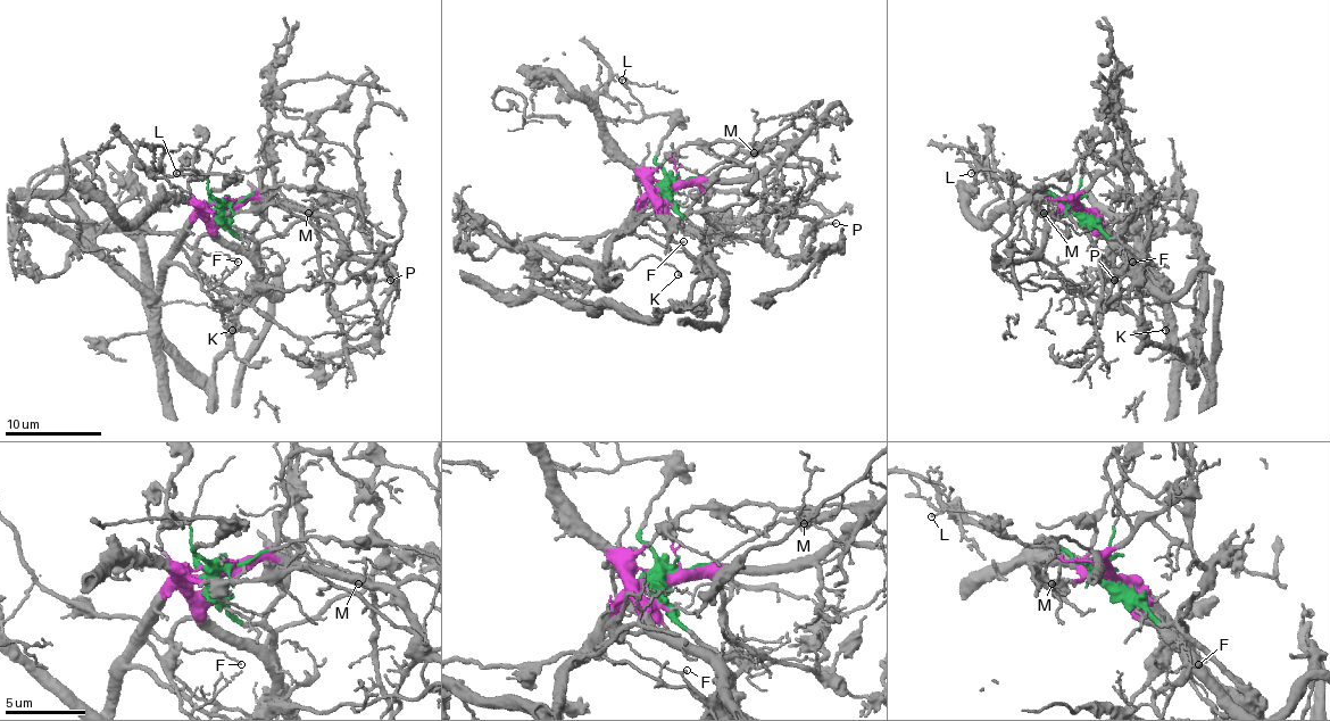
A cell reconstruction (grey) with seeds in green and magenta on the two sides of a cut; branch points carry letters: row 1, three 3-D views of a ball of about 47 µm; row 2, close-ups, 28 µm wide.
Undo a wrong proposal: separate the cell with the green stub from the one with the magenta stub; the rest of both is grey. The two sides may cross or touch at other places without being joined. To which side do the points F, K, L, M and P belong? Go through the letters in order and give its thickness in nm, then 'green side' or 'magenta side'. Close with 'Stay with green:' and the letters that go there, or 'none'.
F: calibre 80 nm; magenta side
K: calibre 130 nm; magenta side
L: calibre 120 nm; green side
M: calibre 80 nm; magenta side
P: calibre 140 nm; magenta side
Stay with green: L

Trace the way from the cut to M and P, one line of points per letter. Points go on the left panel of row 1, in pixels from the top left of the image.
M: (224, 212), (250, 199), (275, 199), (308, 206), (316, 214), (325, 214), (327, 209), (314, 199), (308, 214)
P: (224, 212), (275, 199), (312, 214), (327, 300), (340, 311), (391, 279)

